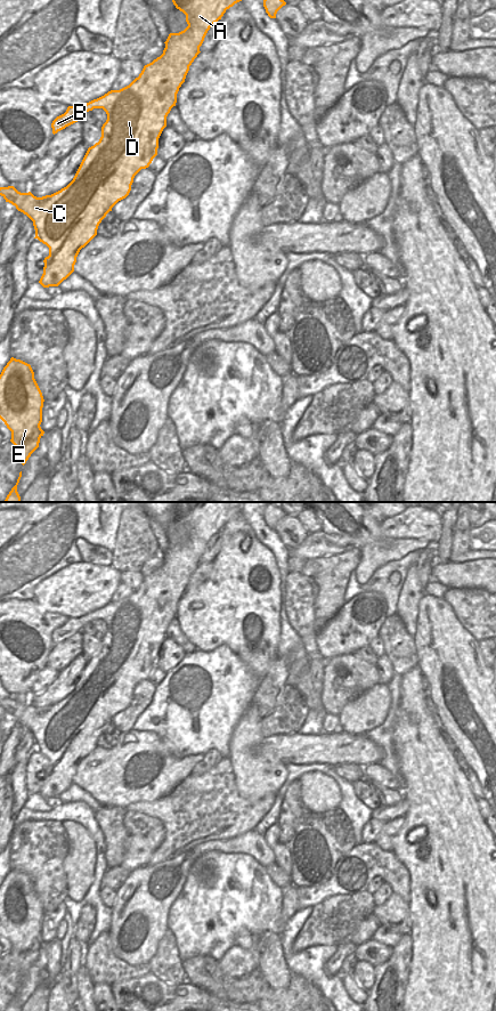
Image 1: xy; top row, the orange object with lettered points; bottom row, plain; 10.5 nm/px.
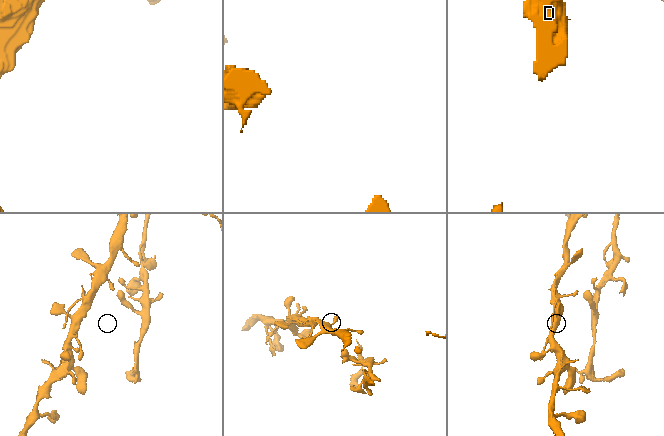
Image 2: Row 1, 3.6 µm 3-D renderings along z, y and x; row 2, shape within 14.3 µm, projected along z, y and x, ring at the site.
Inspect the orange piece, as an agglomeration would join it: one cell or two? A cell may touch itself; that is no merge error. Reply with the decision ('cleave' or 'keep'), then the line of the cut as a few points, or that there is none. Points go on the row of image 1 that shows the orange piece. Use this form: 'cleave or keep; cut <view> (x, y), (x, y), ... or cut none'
keep; cut none

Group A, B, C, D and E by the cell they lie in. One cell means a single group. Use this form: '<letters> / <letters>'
A B C D E

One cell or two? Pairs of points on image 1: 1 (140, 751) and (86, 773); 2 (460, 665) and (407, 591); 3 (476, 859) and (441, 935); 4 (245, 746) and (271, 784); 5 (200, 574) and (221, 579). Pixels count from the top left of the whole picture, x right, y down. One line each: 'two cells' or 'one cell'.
1: one cell
2: two cells
3: one cell
4: one cell
5: two cells

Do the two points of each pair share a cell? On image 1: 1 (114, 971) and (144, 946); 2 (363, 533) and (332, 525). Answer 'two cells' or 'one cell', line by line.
1: two cells
2: one cell

